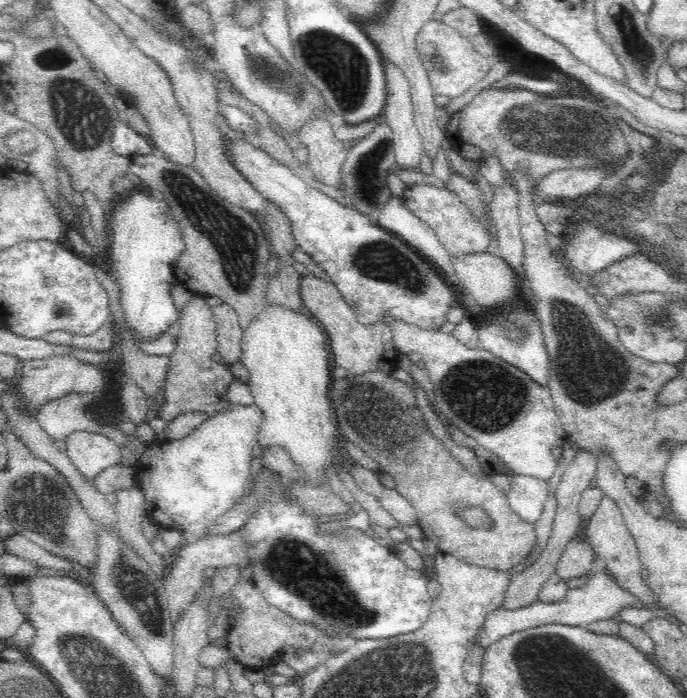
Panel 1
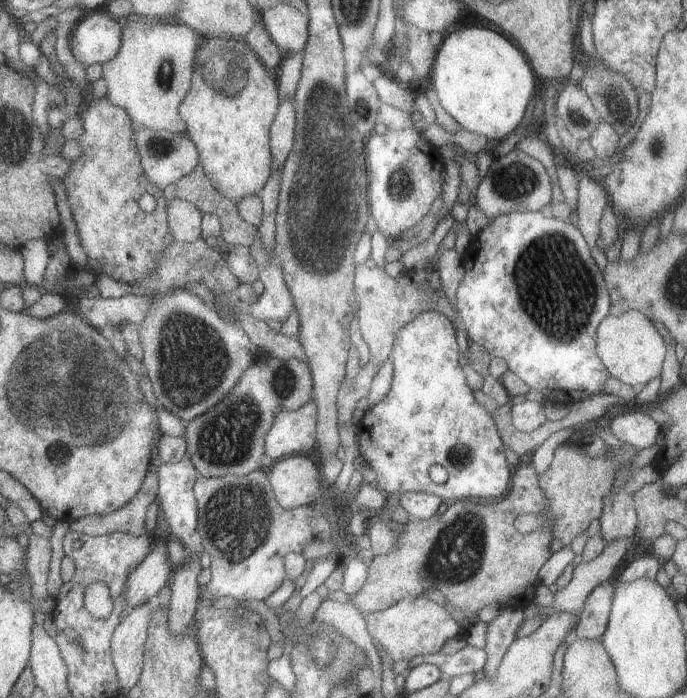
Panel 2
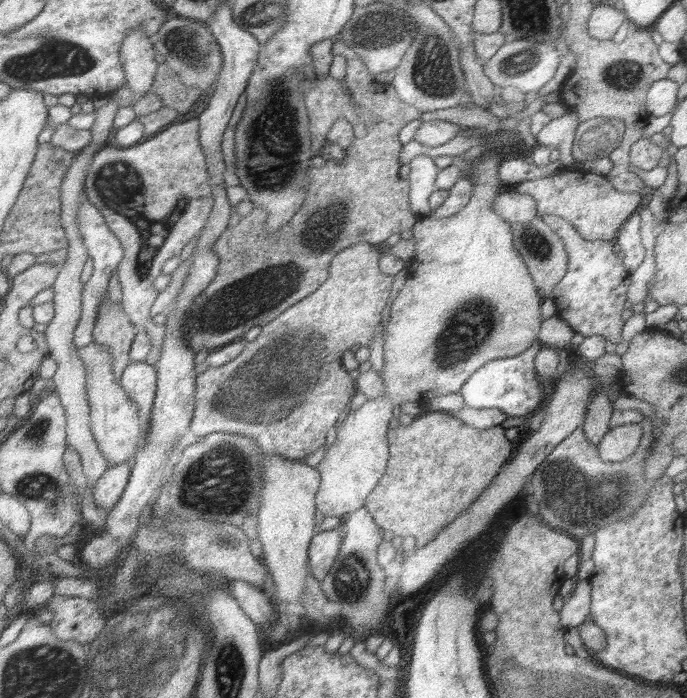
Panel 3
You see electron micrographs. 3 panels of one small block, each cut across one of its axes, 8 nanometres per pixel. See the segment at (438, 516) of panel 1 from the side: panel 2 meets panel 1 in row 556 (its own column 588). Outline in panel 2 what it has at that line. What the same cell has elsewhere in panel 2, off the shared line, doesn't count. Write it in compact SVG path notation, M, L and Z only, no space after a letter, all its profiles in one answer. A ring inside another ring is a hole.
M571 444L557 446L549 470L545 470L545 474L539 476L539 488L543 490L543 496L549 500L547 512L541 516L533 516L533 514L517 516L515 518L517 532L527 536L531 532L549 528L553 540L561 540L563 546L571 544L571 540L577 534L587 530L591 520L599 518L603 500L611 492L615 472L621 470L625 464L631 464L635 454L637 450L633 446L627 446L627 448L611 448L605 458L591 458L585 456L579 446L571 446Z

